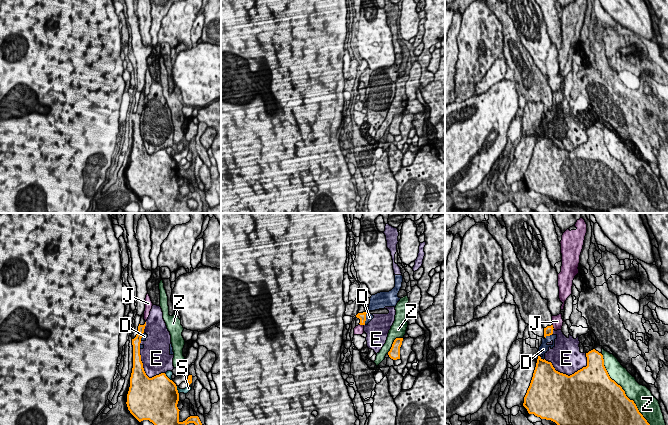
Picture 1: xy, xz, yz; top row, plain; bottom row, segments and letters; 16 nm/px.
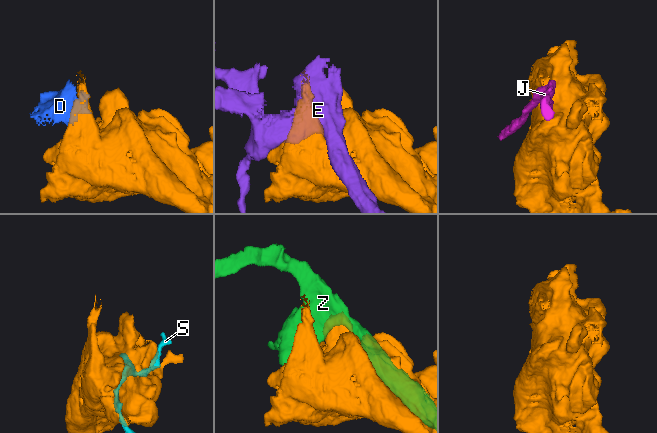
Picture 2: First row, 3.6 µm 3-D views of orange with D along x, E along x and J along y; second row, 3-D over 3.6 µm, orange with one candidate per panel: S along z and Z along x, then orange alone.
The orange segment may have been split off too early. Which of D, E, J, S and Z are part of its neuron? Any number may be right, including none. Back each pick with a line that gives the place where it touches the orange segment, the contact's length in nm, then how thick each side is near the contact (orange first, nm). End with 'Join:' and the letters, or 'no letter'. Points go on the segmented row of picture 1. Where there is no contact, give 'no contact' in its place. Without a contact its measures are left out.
Join: no letter

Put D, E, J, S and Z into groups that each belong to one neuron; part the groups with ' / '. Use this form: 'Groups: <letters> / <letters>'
Groups: D E / J / S / Z

